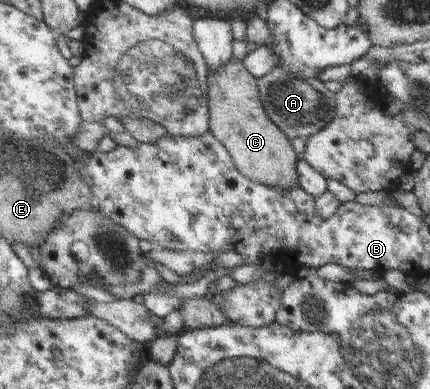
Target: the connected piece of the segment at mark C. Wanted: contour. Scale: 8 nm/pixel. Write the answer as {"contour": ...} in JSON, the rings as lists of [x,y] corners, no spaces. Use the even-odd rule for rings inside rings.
{"contour":[[[234,59],[232,63],[219,69],[217,72],[209,72],[208,81],[211,83],[211,132],[231,155],[238,171],[250,181],[262,183],[262,185],[287,190],[289,186],[298,185],[297,165],[300,156],[295,154],[295,147],[287,135],[267,116],[265,106],[262,105],[261,95],[258,89],[258,79],[246,69],[243,61]]]}

